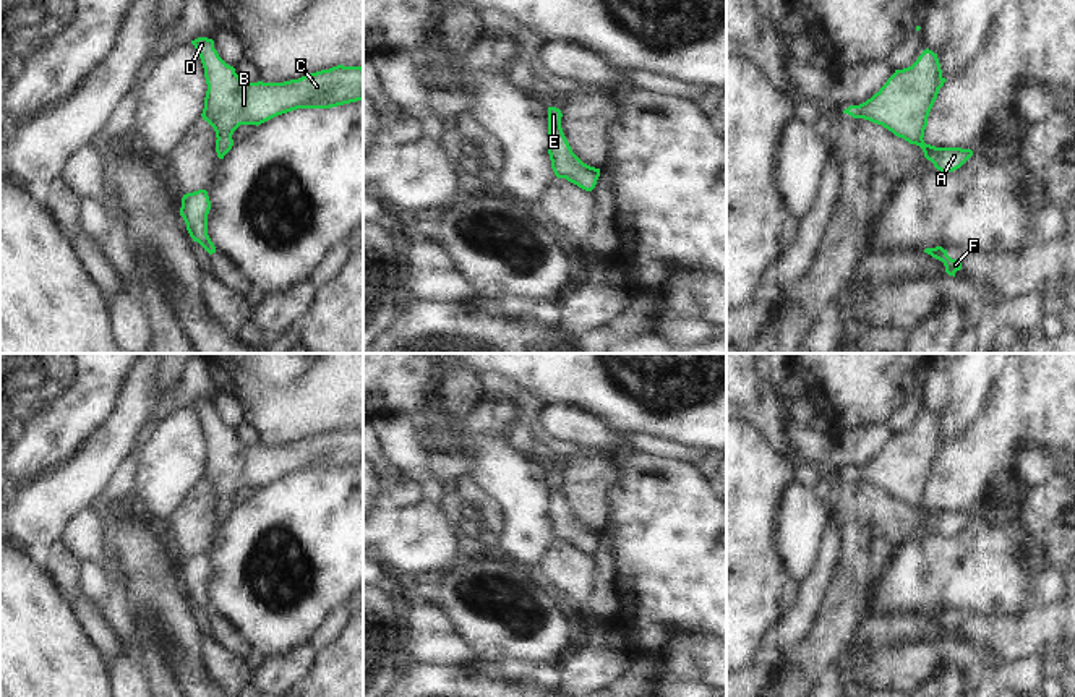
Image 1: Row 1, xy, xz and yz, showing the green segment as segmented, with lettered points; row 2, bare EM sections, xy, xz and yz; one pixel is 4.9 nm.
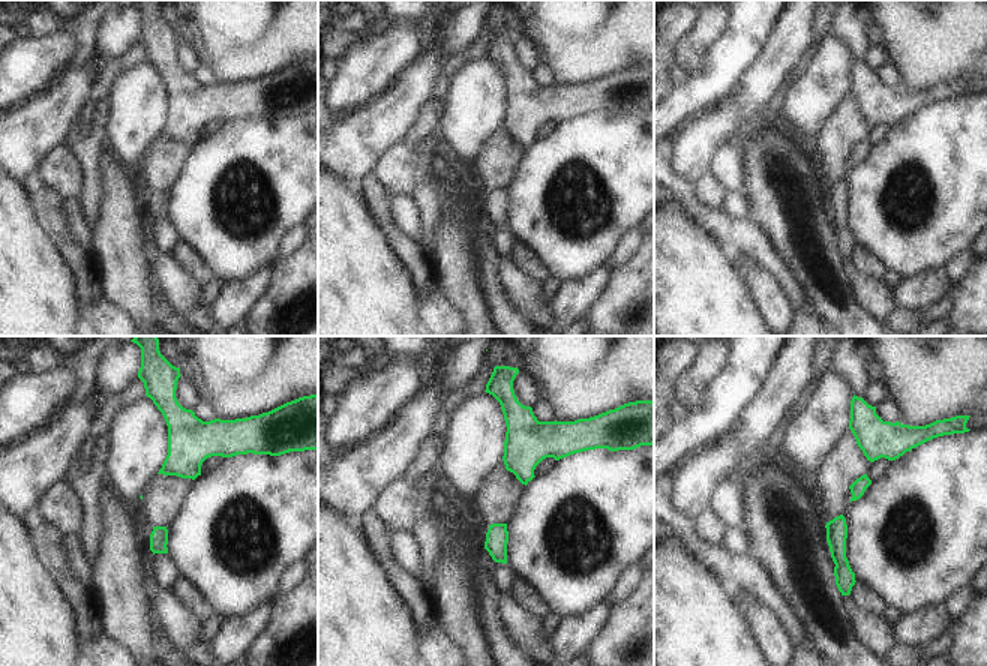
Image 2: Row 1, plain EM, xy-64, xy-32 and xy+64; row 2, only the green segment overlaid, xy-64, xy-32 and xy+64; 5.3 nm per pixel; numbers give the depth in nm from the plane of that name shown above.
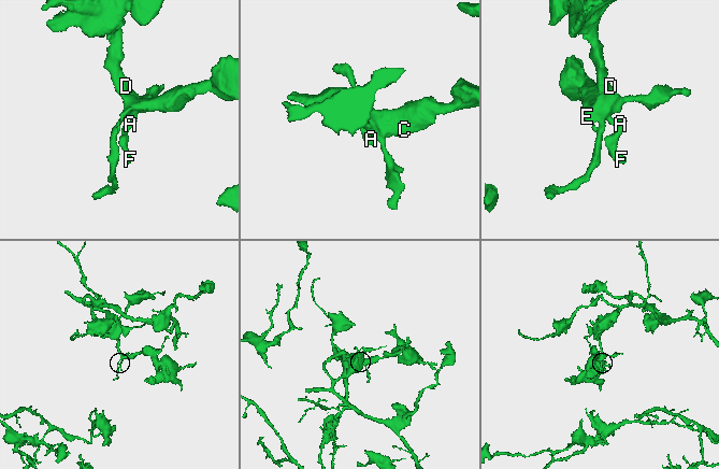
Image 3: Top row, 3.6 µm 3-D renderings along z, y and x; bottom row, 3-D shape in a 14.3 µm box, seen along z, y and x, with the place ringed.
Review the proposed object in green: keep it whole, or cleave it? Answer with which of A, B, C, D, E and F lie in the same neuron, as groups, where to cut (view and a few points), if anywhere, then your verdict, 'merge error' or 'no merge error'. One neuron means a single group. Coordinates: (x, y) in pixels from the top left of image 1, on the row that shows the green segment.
groups A B C D E F; cut none; no merge error

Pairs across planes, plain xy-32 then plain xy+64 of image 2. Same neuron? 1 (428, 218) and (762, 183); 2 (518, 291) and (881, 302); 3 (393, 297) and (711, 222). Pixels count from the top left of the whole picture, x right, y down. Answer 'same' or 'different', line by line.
1: different
2: same
3: different

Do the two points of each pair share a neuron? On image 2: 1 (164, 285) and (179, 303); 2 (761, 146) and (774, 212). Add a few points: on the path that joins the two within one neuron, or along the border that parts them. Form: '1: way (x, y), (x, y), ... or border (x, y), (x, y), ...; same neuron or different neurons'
1: way (168, 290), (177, 299); same neuron
2: way (767, 162), (767, 179), (774, 188), (774, 195); same neuron

